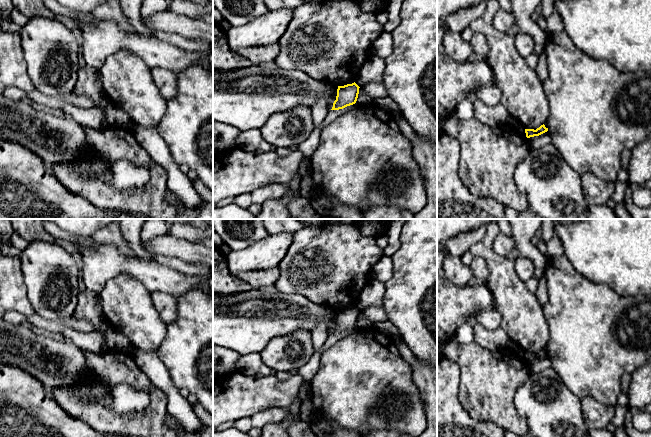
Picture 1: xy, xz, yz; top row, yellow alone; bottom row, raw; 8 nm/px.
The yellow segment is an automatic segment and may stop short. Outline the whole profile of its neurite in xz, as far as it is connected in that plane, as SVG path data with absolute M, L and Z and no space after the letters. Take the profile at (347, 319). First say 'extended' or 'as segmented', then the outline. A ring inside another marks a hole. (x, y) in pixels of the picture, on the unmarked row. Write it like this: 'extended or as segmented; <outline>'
as segmented; M355 306L338 310L336 324L331 334L339 334L355 328L359 318L359 312L360 311Z

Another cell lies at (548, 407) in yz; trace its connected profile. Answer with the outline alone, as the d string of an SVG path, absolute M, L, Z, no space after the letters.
M551 367L531 372L527 381L514 395L513 404L520 418L535 437L582 437L588 431L583 418L581 399L565 385Z

